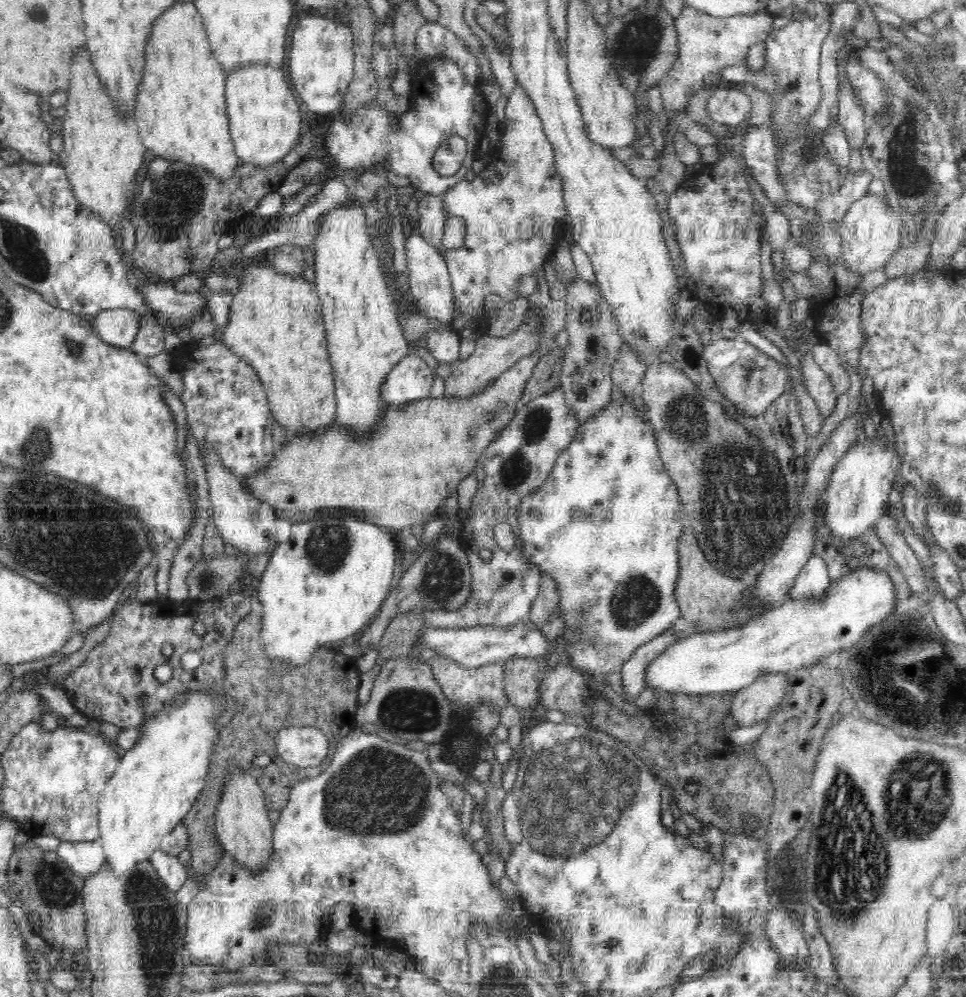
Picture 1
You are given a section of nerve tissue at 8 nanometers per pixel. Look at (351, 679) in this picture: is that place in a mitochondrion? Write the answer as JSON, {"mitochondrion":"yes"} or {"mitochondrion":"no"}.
{"mitochondrion":"no"}

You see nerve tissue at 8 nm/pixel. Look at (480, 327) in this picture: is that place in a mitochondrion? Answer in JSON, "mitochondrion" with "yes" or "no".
{"mitochondrion":"no"}

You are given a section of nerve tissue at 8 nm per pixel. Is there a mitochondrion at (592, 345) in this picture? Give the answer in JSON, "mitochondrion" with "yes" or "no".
{"mitochondrion":"no"}

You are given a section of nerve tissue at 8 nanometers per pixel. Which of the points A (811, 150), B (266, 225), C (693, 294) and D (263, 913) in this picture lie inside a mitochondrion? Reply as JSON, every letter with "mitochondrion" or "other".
{"A":"mitochondrion","B":"other","C":"other","D":"mitochondrion"}

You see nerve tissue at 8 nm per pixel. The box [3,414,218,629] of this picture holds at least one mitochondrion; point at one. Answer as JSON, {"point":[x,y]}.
{"point":[39,442]}

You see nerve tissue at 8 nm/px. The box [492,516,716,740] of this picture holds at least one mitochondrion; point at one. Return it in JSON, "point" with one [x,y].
{"point":[634,601]}

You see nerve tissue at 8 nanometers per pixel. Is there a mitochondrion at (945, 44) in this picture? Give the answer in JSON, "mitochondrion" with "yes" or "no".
{"mitochondrion":"no"}

